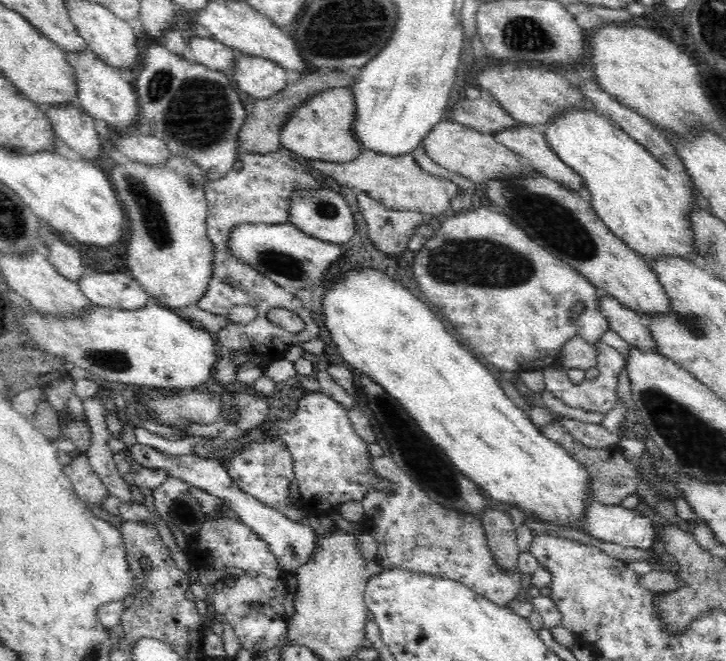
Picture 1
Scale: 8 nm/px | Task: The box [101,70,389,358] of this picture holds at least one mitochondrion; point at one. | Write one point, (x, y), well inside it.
(154, 222)

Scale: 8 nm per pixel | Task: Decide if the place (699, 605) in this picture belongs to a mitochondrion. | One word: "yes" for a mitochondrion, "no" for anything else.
no

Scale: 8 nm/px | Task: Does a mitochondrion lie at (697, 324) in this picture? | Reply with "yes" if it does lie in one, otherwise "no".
yes

